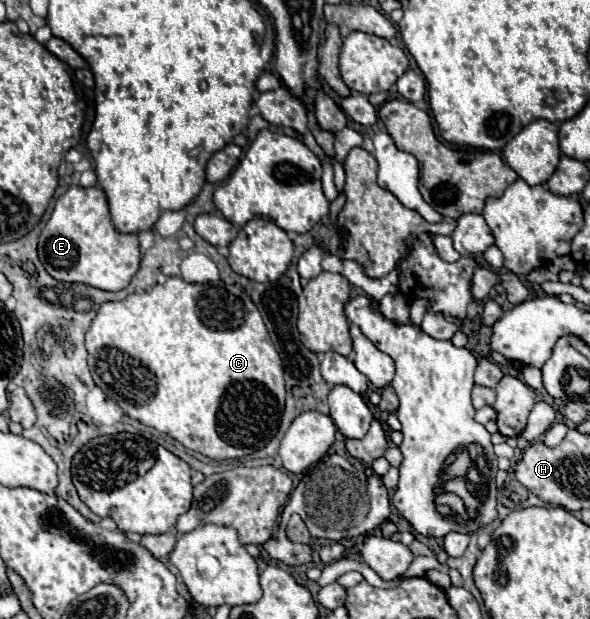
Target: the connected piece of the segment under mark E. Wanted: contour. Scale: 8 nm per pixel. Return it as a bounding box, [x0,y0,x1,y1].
[39,186,141,290]

